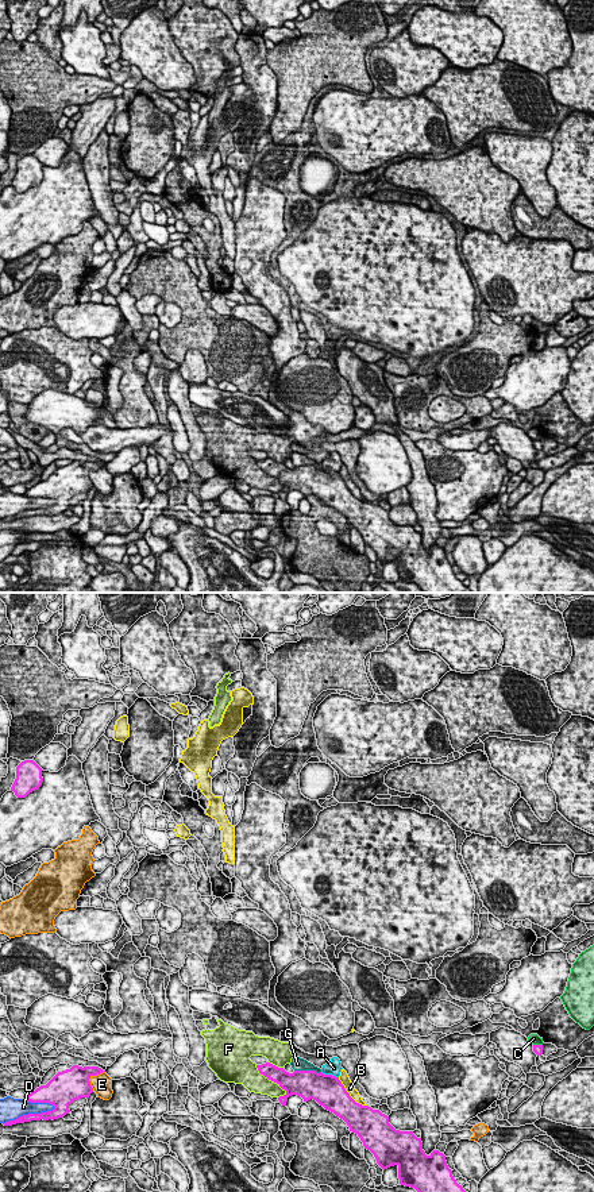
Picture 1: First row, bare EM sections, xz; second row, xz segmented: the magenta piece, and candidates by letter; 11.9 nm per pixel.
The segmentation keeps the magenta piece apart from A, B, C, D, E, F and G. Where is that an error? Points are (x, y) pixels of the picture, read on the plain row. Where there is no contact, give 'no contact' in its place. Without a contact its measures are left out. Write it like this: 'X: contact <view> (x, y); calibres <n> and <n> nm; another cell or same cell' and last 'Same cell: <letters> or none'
A: contact xz (330, 470); calibres 380 and 170 nm; another cell
B: contact xz (348, 490); calibres 380 and 120 nm; another cell
C: contact xz (537, 440); calibres 120 and 130 nm; another cell
D: contact xz (29, 509); calibres 160 and 260 nm; another cell
E: contact xz (89, 473); calibres 380 and 240 nm; another cell
F: contact xz (270, 474); calibres 220 and 240 nm; another cell
G: contact xz (308, 466); calibres 340 and 160 nm; another cell
Same cell: none

